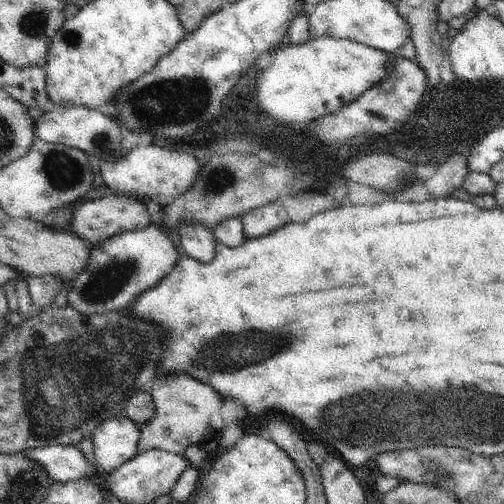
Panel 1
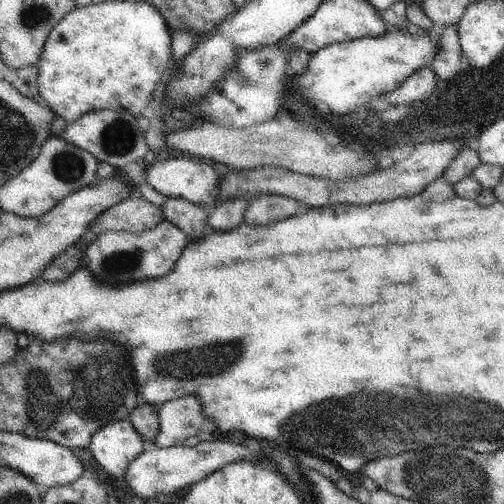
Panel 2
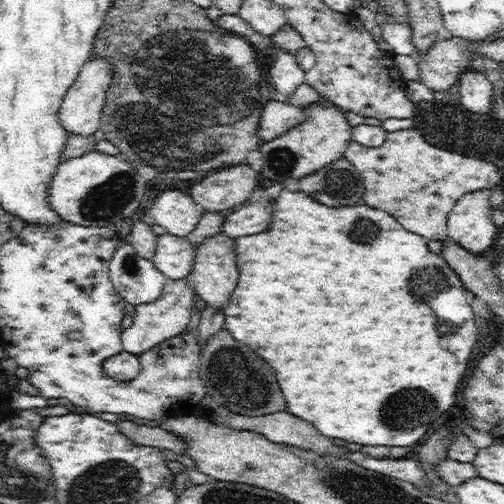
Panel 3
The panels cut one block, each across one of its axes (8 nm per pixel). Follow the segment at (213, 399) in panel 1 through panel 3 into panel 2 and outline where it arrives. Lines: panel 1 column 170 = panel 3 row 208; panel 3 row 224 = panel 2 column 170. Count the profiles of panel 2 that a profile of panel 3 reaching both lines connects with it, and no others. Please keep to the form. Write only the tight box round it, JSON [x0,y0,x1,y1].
[153,396,203,448]

